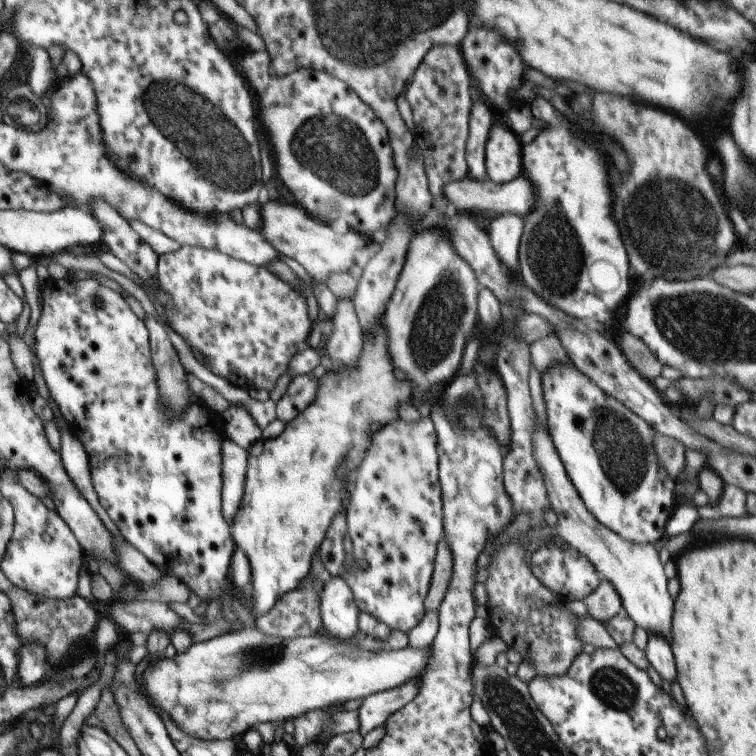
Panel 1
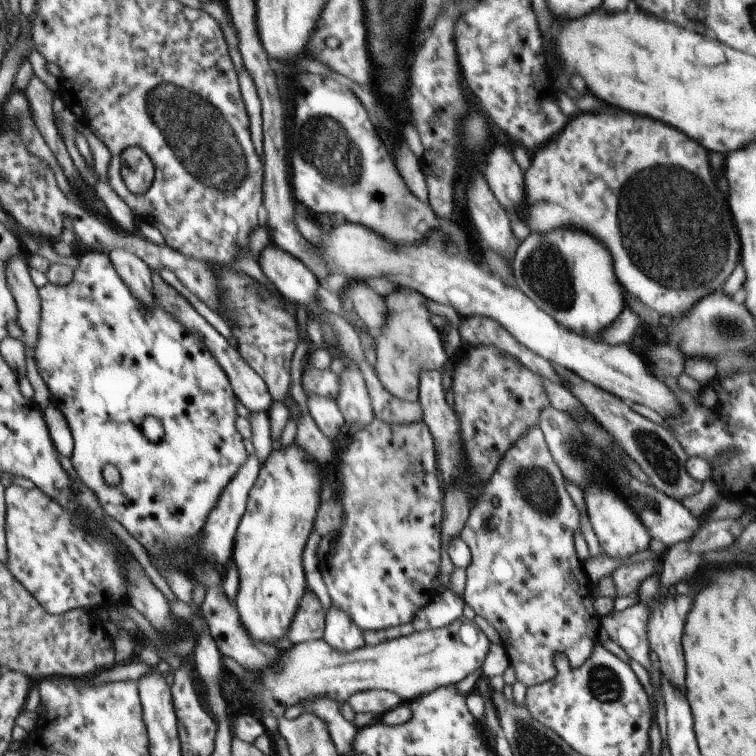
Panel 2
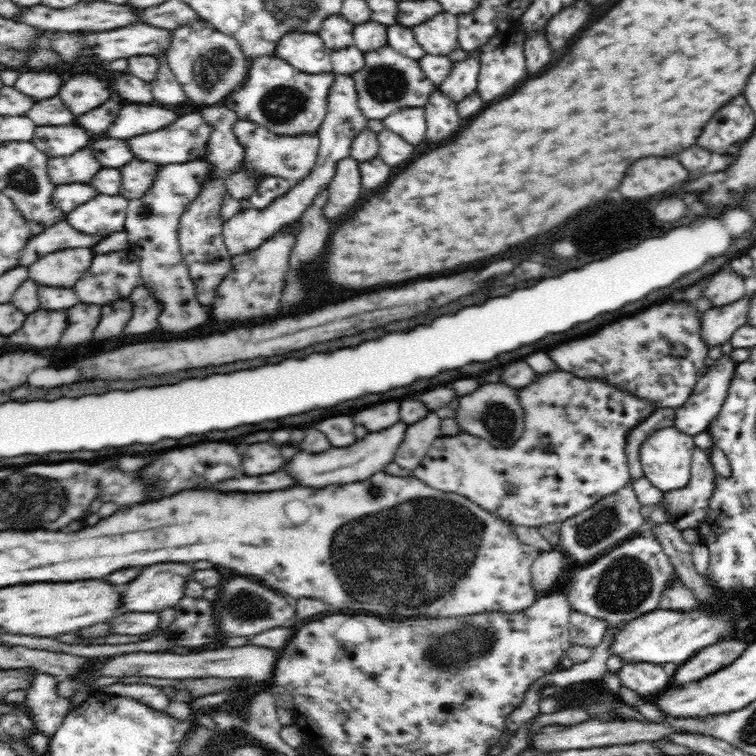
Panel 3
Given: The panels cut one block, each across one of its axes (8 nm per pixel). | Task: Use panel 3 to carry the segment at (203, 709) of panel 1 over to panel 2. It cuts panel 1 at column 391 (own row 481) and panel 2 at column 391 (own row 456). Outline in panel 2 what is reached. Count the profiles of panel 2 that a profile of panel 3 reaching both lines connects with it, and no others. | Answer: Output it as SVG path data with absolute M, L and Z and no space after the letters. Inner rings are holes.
M463 618L436 629L413 631L376 645L364 644L351 652L336 651L323 639L295 643L279 654L279 666L273 664L263 674L257 672L257 682L247 682L247 690L245 682L233 676L225 676L219 682L219 690L225 702L231 698L231 706L235 710L249 704L258 717L272 716L276 720L283 717L285 708L307 703L316 697L328 697L341 704L352 694L373 689L394 692L404 703L409 703L437 687L455 685L473 670L481 669L488 649L487 638L475 627L477 641L464 645L457 635L461 621L464 621Z

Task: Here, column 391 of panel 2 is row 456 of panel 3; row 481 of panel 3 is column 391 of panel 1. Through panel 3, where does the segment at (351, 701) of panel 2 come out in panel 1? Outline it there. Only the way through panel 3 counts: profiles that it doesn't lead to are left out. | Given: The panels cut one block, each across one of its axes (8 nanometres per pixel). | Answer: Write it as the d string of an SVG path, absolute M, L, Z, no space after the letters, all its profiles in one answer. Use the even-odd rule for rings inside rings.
M408 681L398 688L380 691L363 698L357 709L358 734L363 737L373 728L382 726L402 707L405 707L418 694L418 681Z

